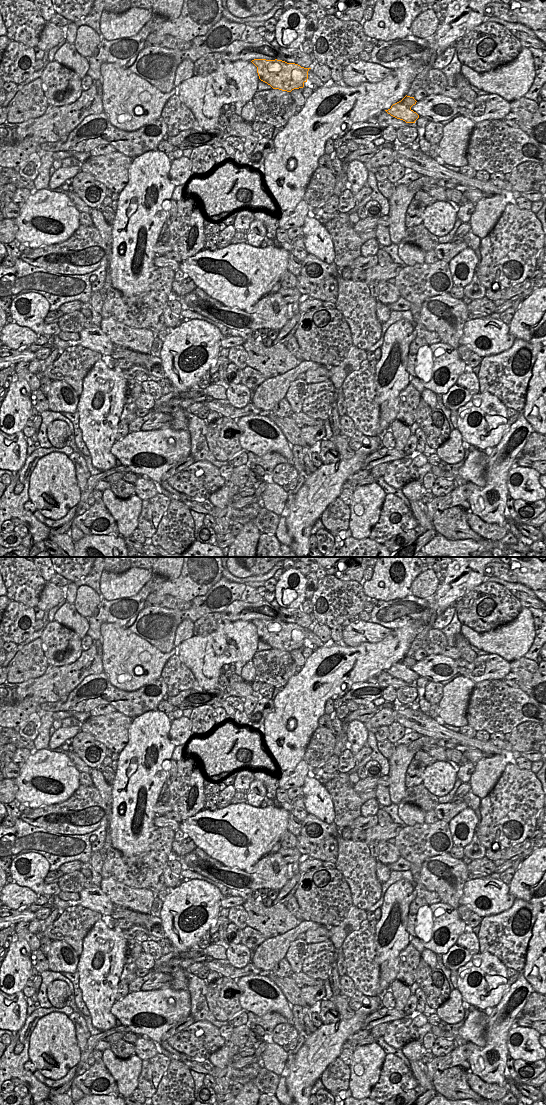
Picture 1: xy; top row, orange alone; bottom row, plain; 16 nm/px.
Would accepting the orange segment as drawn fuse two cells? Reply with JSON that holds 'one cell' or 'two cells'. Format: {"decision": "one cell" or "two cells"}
{"decision": "one cell"}

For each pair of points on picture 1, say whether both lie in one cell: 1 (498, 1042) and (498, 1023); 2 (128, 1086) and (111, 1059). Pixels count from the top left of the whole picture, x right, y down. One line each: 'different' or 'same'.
1: same
2: same

